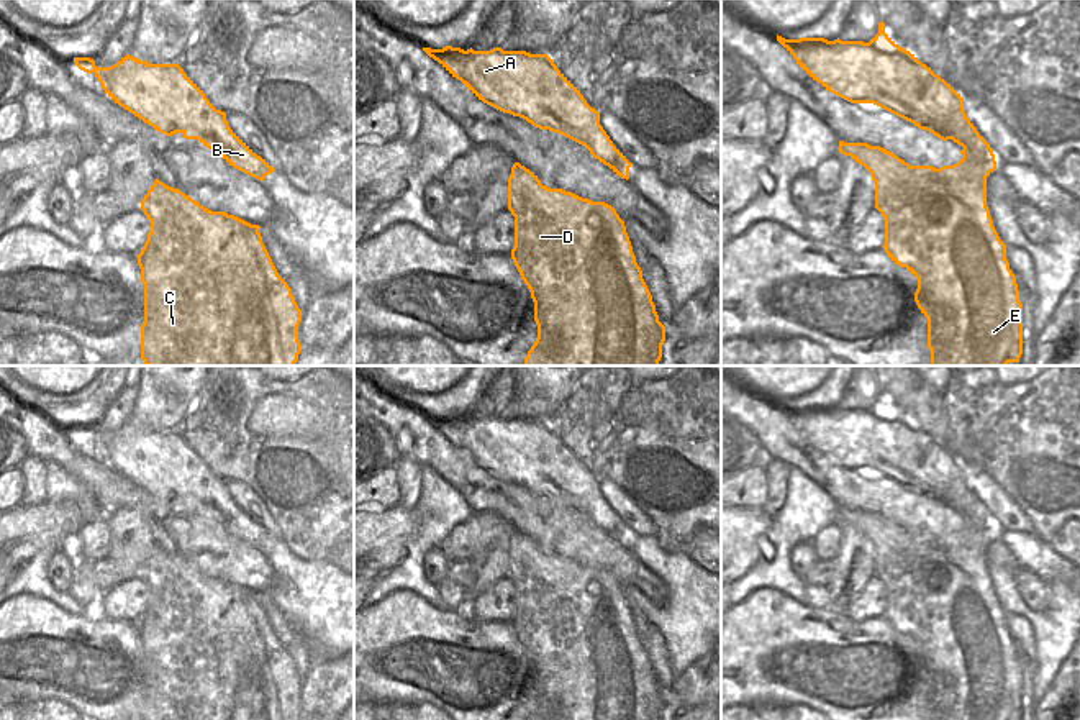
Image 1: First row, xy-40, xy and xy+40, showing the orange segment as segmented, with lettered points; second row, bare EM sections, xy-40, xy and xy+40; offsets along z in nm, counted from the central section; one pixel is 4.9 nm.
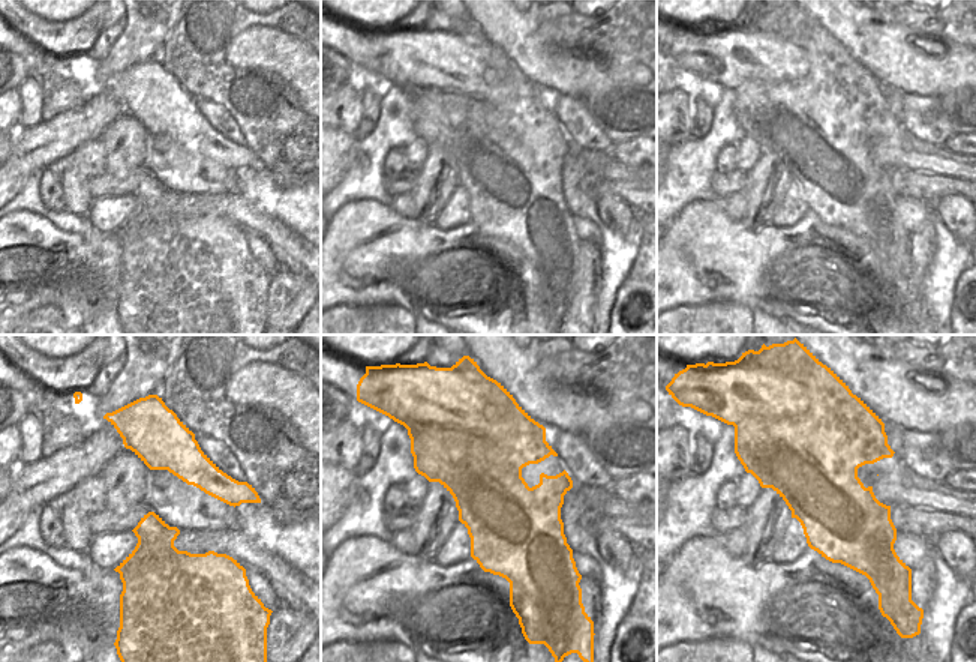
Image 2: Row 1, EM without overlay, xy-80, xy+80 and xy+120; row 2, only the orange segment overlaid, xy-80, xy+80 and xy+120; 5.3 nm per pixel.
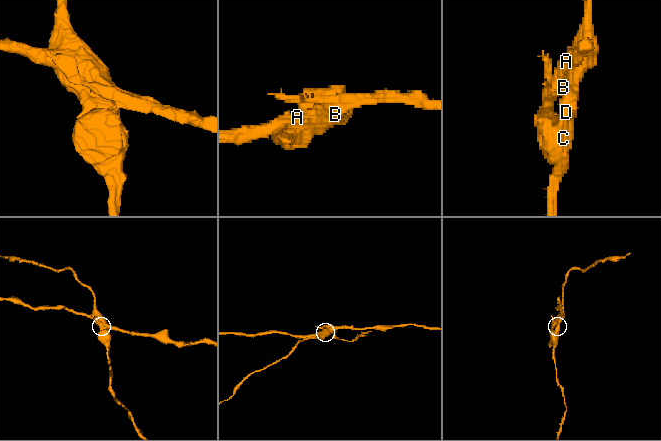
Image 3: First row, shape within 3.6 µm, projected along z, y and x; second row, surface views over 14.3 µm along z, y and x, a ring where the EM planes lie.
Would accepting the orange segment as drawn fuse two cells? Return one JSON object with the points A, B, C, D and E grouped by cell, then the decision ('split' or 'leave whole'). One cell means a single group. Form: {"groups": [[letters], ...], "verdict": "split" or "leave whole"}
{"groups": [["A", "C", "D", "E"], ["B"]], "verdict": "split"}

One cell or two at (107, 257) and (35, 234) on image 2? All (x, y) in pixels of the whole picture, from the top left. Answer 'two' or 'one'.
one

